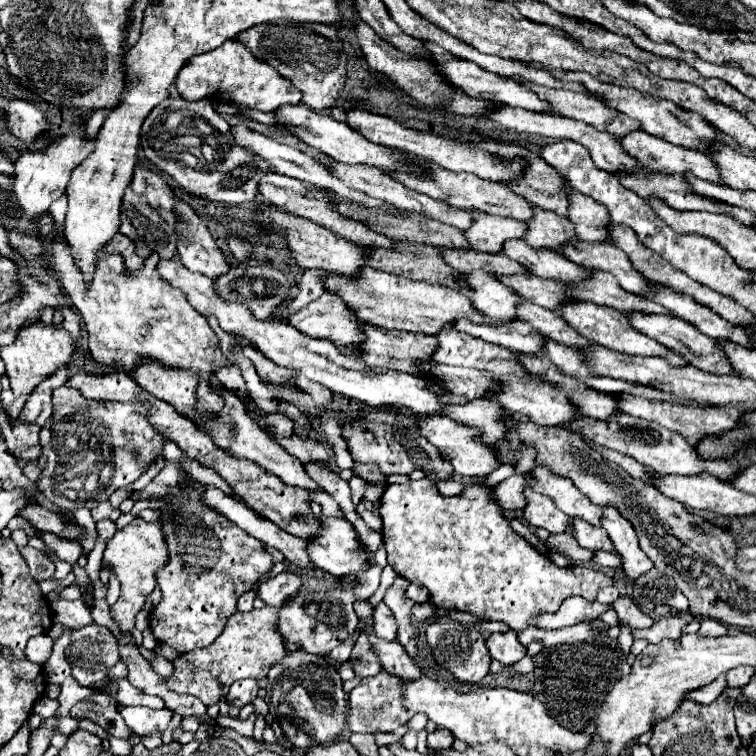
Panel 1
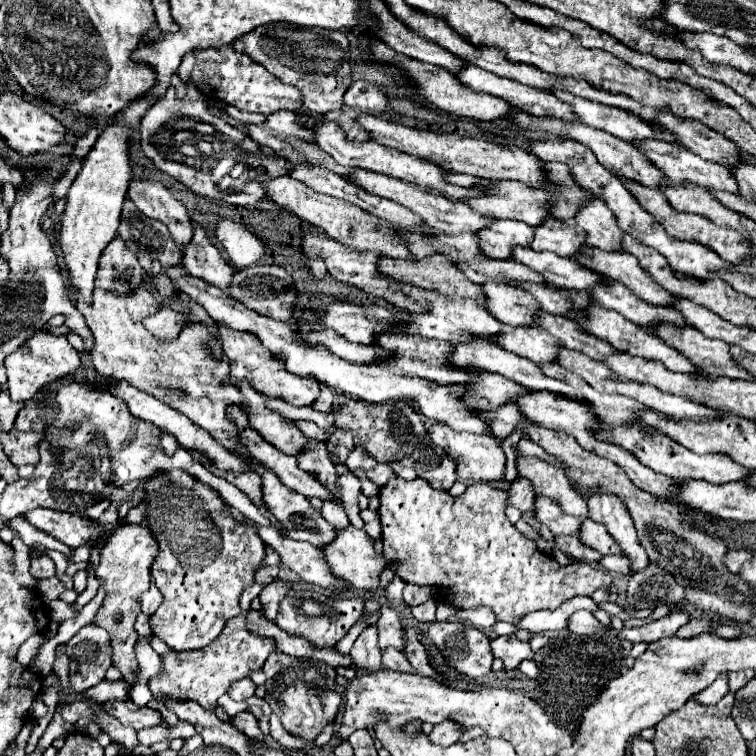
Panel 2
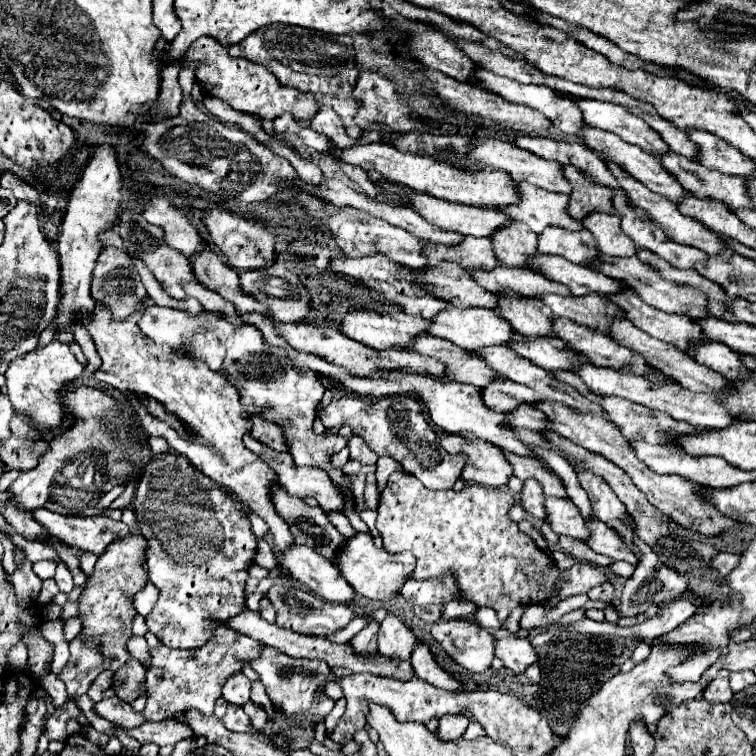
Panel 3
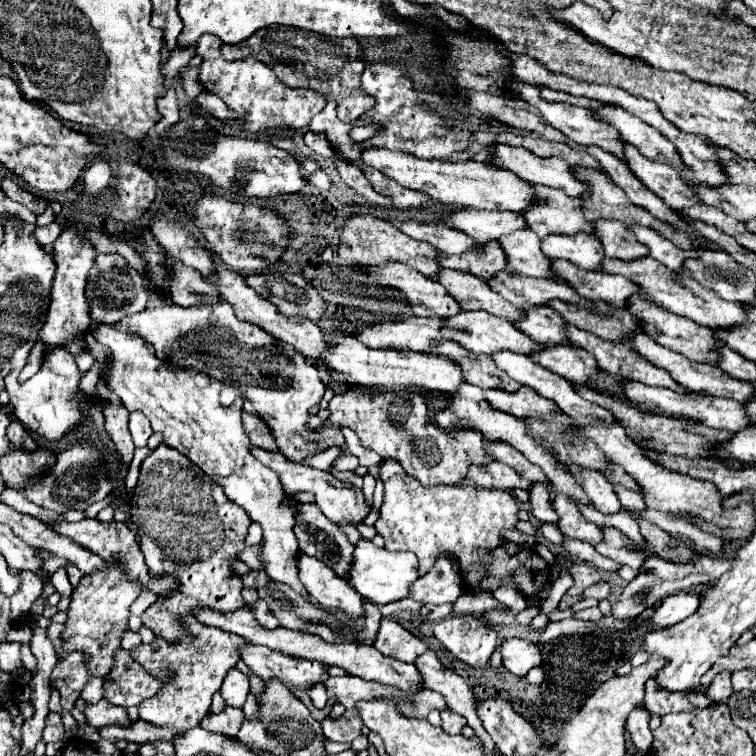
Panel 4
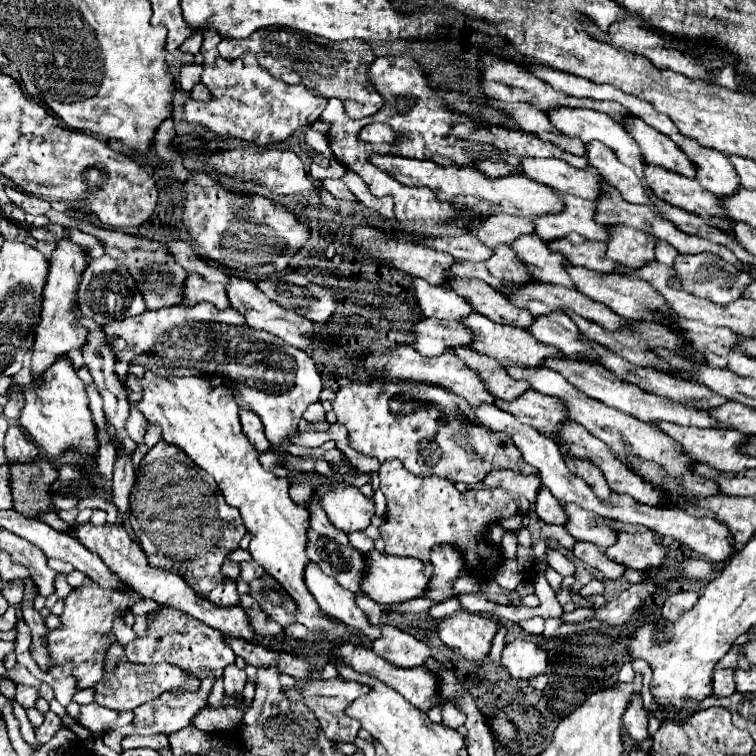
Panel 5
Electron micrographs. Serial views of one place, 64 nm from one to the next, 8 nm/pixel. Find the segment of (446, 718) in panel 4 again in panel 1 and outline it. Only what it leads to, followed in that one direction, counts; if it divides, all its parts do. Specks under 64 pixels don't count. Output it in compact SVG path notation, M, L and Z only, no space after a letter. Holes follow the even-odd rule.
M438 726L436 731L430 732L428 734L428 746L434 748L434 750L444 750L450 748L455 741L454 736L450 734L450 731L447 728ZM444 736L444 740L442 740ZM448 738L448 740L446 740Z

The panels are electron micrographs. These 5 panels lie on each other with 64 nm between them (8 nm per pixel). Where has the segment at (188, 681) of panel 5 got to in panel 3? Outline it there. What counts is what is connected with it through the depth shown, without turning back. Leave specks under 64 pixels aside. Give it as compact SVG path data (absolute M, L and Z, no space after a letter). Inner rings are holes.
M132 658L124 670L116 672L112 686L116 688L116 694L120 700L132 702L138 696L138 690L142 688L144 680L146 680L146 672L142 664L136 658Z

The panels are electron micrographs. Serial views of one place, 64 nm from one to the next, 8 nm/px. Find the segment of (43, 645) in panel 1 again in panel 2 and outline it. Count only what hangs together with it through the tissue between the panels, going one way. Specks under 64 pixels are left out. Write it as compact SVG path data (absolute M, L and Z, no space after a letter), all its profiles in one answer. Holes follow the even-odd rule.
M44 634L30 636L30 638L20 646L20 650L18 650L18 662L22 662L22 664L28 666L28 664L36 658L40 646L42 646L46 640L48 640L48 636L44 636Z

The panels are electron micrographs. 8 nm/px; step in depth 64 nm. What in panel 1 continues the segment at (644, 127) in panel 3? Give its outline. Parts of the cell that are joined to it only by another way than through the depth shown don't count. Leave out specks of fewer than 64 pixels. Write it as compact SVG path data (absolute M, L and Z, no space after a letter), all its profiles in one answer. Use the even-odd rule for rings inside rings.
M512 76L512 80L532 88L532 92L536 92L540 96L540 100L548 100L550 114L582 120L582 122L594 126L596 130L608 132L612 136L624 136L624 134L628 134L636 128L640 128L640 124L636 124L636 120L608 108L606 104L602 104L594 96L588 96L588 94L582 94L582 92L546 88L546 86L528 82L520 76Z

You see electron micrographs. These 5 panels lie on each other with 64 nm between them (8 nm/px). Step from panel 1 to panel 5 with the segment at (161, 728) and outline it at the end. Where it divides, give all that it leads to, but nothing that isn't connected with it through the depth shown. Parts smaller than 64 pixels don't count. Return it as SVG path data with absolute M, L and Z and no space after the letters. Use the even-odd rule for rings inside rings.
M96 702L92 704L86 704L86 706L80 706L80 716L78 716L78 722L88 728L92 734L100 736L102 728L106 724L112 724L114 720L118 720L120 712L112 712L112 708L104 708Z

